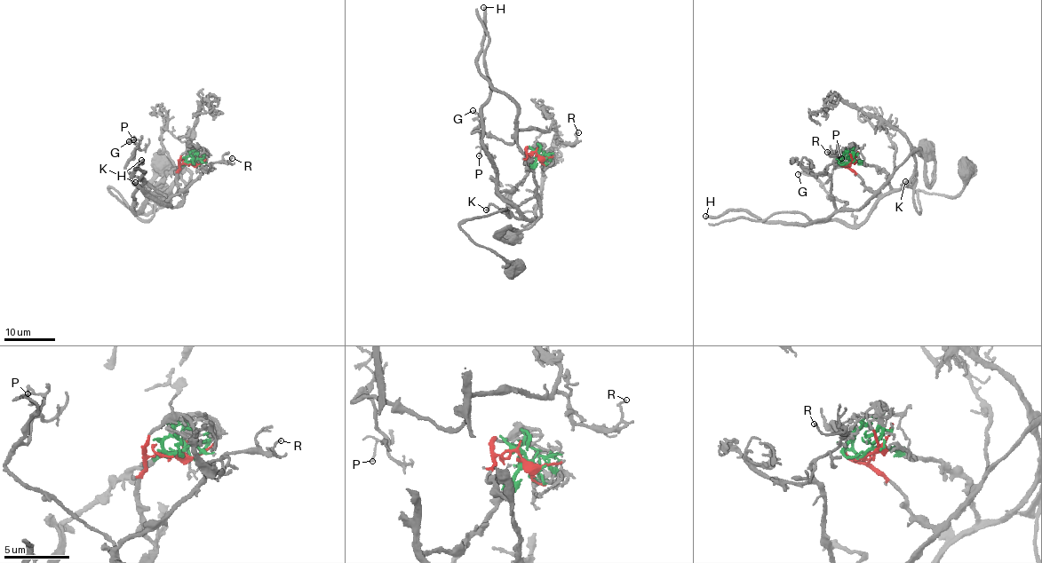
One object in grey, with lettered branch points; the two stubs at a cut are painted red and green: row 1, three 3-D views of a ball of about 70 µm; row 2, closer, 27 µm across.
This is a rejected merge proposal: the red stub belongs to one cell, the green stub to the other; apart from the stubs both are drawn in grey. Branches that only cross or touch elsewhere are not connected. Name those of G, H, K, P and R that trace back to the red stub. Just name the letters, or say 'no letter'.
G, H, P, R

